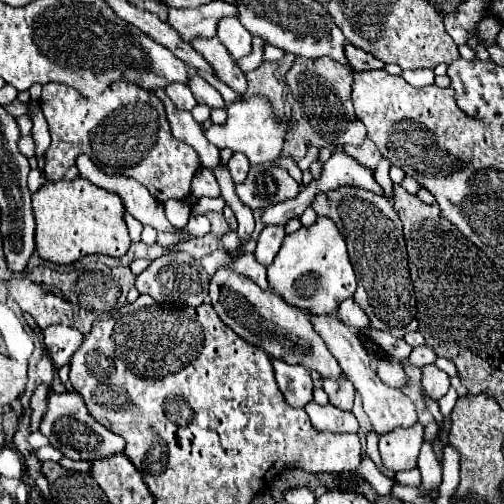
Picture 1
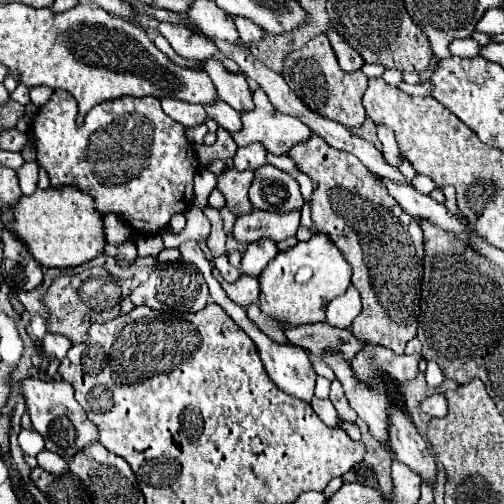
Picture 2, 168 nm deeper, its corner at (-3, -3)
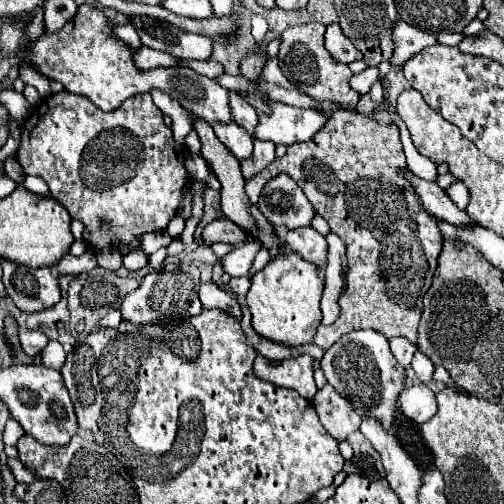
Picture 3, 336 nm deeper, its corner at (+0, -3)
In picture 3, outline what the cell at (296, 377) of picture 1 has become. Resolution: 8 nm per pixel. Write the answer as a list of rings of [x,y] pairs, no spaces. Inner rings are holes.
[[[258,353],[254,361],[254,373],[260,379],[270,381],[274,385],[294,389],[302,397],[312,401],[318,391],[314,385],[314,377],[312,377],[312,371],[314,371],[312,363],[314,359],[310,355],[296,355],[290,359],[282,359],[282,361],[270,361]]]

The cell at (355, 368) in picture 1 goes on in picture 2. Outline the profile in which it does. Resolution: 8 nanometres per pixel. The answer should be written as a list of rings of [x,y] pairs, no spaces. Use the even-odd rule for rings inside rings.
[[[391,405],[389,413],[391,413],[389,439],[395,459],[413,469],[421,477],[421,481],[433,489],[437,483],[437,463],[431,457],[431,451],[427,451],[429,447],[425,439],[419,435],[417,427],[413,425],[405,411]]]

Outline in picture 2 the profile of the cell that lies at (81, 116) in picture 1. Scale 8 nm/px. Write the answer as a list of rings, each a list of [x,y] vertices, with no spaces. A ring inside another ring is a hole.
[[[55,91],[51,95],[51,99],[39,107],[35,119],[31,121],[31,137],[35,137],[35,151],[37,151],[37,163],[41,169],[47,171],[49,175],[49,181],[53,187],[63,187],[63,185],[73,185],[77,187],[79,191],[91,195],[95,199],[95,207],[99,213],[117,213],[117,215],[123,215],[125,221],[137,229],[137,233],[143,233],[143,235],[157,235],[163,231],[163,227],[169,225],[169,219],[175,215],[175,213],[183,213],[195,199],[193,195],[193,175],[197,171],[197,155],[195,151],[191,151],[191,145],[185,137],[185,127],[177,121],[173,121],[163,109],[161,109],[161,103],[157,97],[121,97],[121,99],[113,99],[109,103],[99,103],[97,107],[93,107],[85,117],[83,117],[83,123],[79,125],[77,123],[77,115],[79,115],[79,109],[77,109],[77,101],[73,99],[73,95],[69,95],[67,91]]]

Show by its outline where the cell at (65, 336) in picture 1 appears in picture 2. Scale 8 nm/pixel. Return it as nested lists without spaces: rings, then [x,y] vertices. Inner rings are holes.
[[[45,333],[43,341],[41,341],[41,349],[43,349],[43,355],[47,359],[63,359],[65,353],[69,351],[71,347],[71,341],[63,335],[57,335],[57,333]]]

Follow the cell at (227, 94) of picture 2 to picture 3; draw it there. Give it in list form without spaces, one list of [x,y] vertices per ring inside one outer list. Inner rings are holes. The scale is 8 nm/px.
[[[230,93],[230,109],[232,109],[232,119],[238,125],[242,125],[248,133],[252,133],[258,123],[256,109],[238,93]]]

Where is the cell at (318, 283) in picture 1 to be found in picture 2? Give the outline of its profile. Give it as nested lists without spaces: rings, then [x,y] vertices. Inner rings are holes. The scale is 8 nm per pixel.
[[[313,235],[305,243],[297,243],[295,247],[279,253],[257,277],[261,279],[261,295],[259,309],[289,327],[325,321],[325,307],[331,299],[343,295],[351,283],[351,267],[343,253],[331,243],[325,235]],[[305,269],[305,279],[297,279],[297,273]]]

